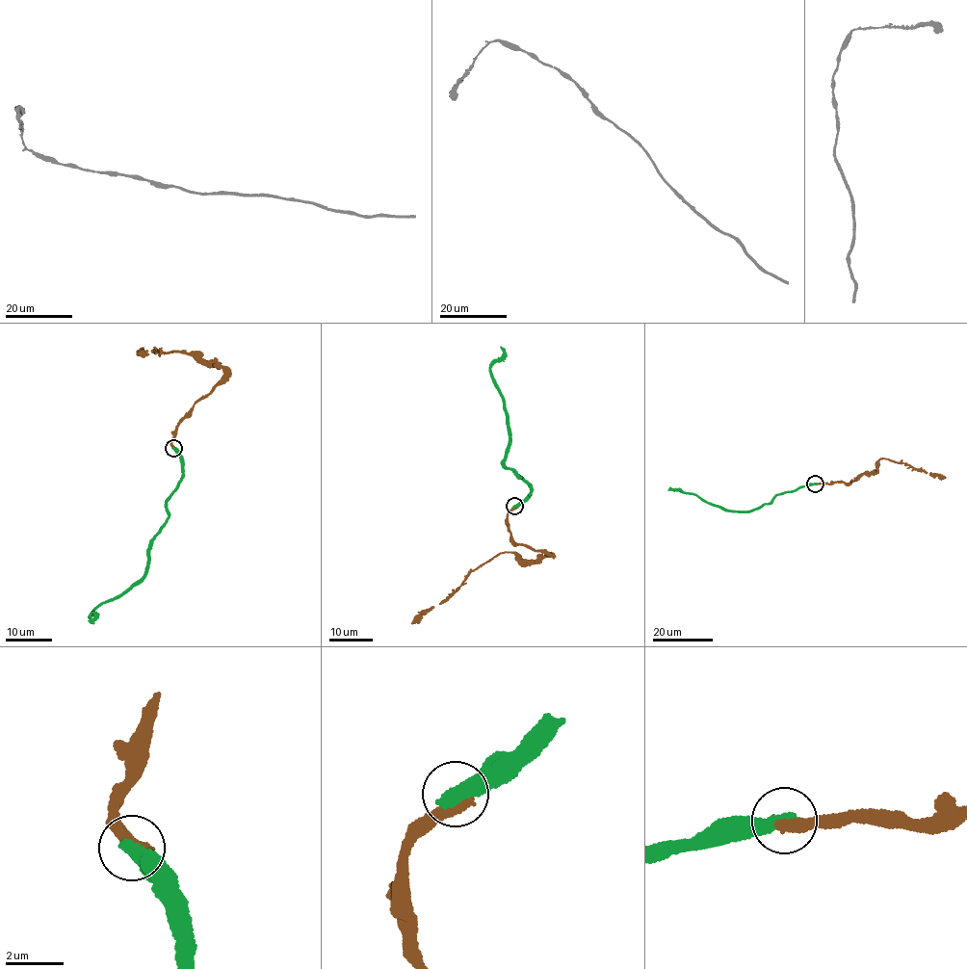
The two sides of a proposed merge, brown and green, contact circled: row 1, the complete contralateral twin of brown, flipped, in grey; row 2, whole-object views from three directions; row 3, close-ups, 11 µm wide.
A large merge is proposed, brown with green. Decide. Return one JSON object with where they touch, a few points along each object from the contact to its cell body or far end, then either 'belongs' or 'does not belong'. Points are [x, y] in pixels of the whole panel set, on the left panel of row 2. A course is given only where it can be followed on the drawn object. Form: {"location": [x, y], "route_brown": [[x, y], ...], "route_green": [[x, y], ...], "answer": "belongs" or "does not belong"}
{"location": [173, 448], "route_brown": [[173, 448], [171, 439], [180, 422], [195, 404], [220, 382], [223, 368], [177, 352], [137, 351]], "route_green": [[173, 448], [182, 472], [144, 573], [130, 589], [94, 611], [88, 621]], "answer": "does not belong"}

